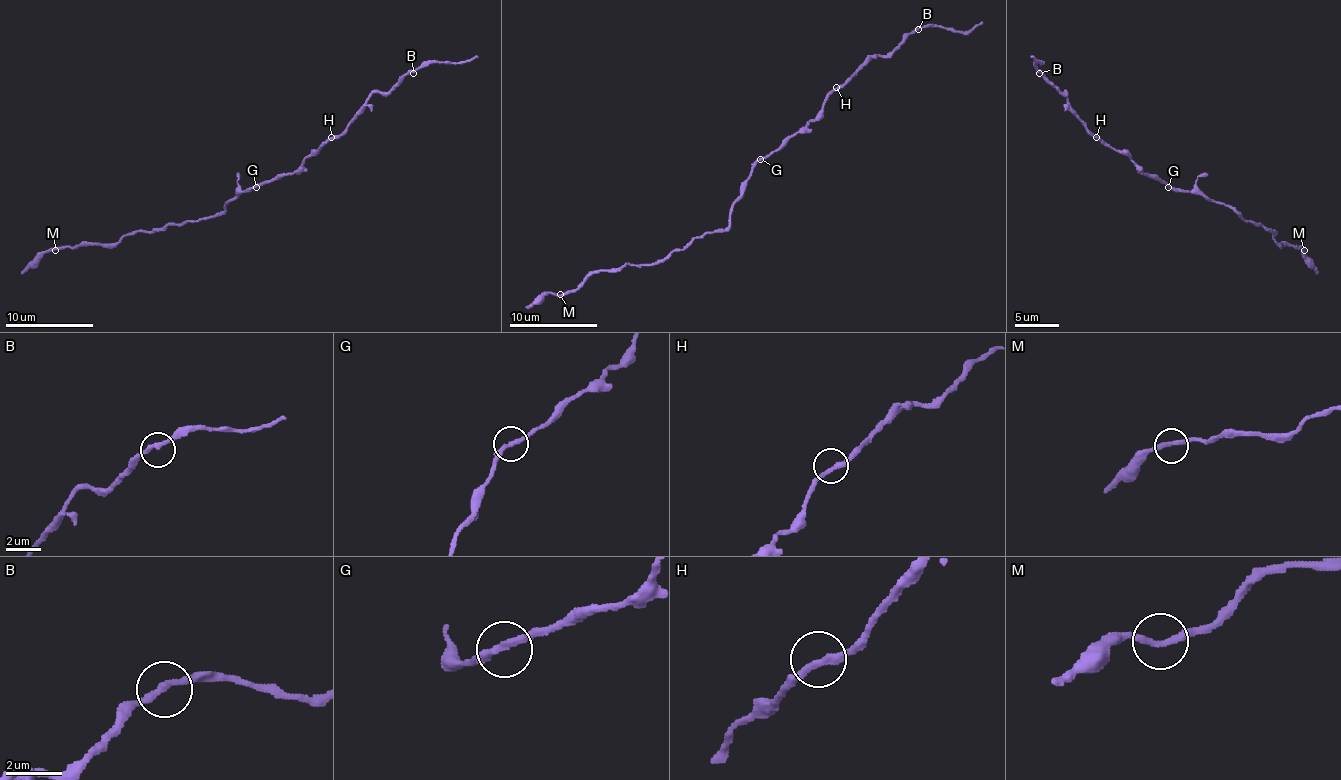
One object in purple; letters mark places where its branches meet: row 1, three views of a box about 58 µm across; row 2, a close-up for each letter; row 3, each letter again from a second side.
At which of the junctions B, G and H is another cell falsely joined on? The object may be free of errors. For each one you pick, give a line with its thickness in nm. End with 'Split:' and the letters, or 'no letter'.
Split: no letter

